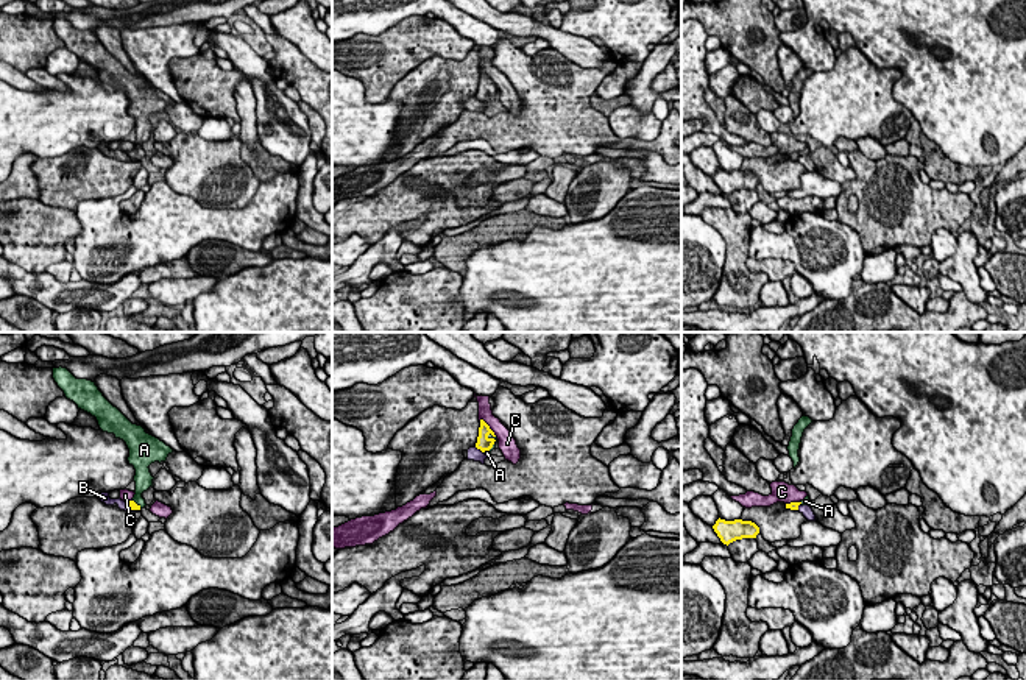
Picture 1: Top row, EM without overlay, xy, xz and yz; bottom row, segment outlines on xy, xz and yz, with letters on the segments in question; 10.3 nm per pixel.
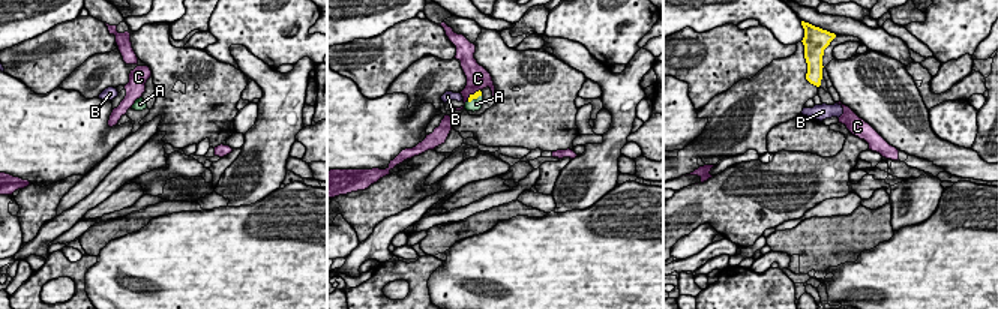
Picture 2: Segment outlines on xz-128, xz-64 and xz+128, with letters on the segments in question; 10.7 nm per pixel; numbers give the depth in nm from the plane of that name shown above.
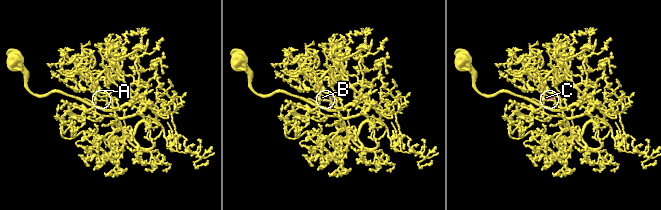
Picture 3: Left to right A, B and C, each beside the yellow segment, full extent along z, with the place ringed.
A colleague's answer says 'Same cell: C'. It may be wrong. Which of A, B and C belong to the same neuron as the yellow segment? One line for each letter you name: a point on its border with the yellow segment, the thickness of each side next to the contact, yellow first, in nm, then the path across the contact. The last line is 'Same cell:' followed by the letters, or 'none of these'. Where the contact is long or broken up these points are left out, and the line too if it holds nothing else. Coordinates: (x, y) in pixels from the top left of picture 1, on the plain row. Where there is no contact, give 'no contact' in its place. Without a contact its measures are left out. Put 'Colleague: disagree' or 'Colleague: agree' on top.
Colleague: disagree
A: xz (493, 94) | 160/60 nm | across xz (484, 94), (493, 94), (487, 103)
Same cell: A

